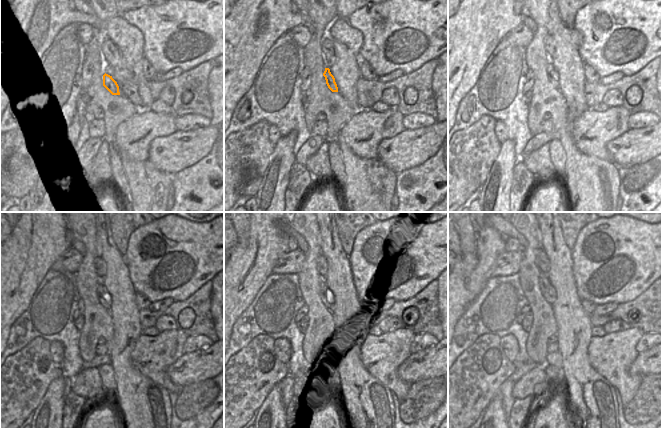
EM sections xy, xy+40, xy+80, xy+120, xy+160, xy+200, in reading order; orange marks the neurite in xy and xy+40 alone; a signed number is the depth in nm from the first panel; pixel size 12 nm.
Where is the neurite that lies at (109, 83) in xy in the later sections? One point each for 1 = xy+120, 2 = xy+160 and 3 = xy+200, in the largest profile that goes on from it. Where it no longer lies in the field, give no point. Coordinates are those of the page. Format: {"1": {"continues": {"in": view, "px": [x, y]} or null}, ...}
{"1": {"continues": {"in": "xy+120", "px": [104, 298]}}, "2": {"continues": {"in": "xy+160", "px": [327, 297]}}, "3": {"continues": {"in": "xy+200", "px": [548, 291]}}}

